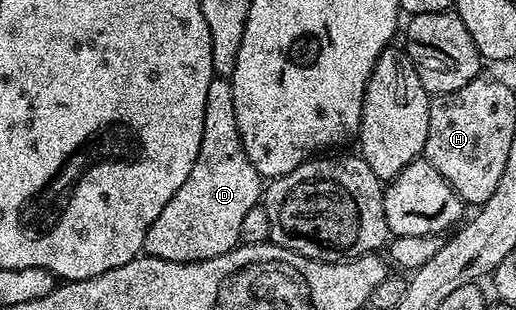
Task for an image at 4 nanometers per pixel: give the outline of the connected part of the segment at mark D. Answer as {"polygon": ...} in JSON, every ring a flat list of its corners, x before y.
{"polygon":[[216,77,211,80,209,93,205,93,205,129,197,161,193,161,185,185,173,193,169,205,161,209,161,217,147,230,143,251,174,263,200,263,224,255,240,242,245,215,260,199,261,177,249,161,239,136,231,80]]}

